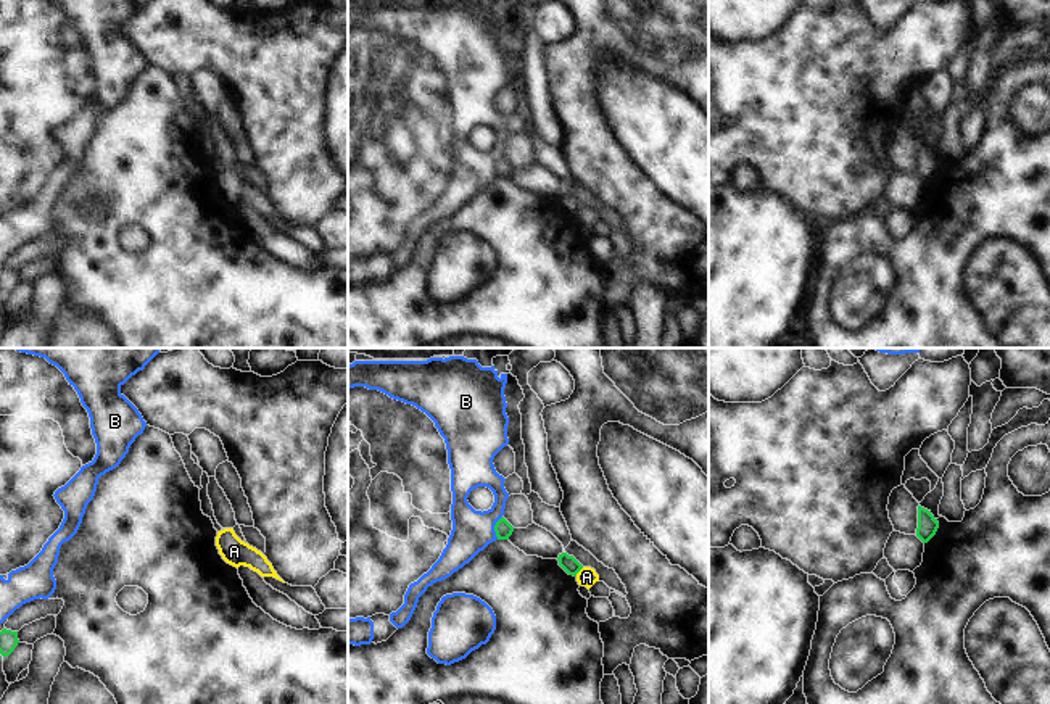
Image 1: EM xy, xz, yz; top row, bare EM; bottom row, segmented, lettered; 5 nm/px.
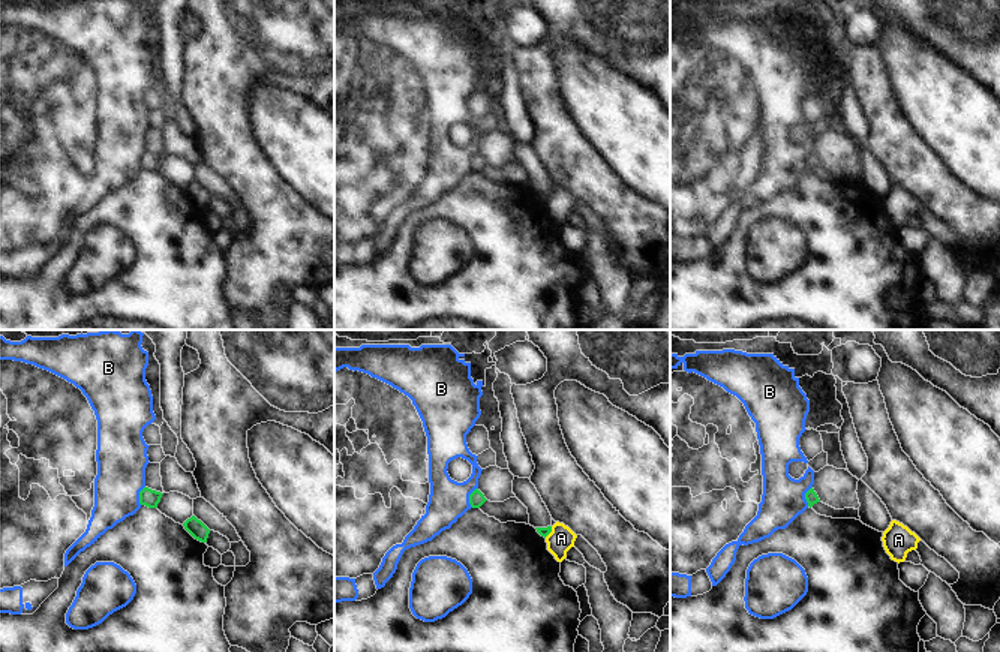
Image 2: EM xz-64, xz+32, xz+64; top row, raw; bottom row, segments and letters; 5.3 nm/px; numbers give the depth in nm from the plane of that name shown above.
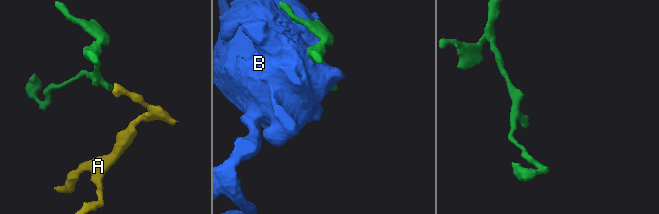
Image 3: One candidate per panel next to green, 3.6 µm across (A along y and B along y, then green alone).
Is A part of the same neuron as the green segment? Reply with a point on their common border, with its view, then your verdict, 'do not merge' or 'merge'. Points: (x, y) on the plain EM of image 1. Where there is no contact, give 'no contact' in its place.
xz (578, 210) | do not merge

